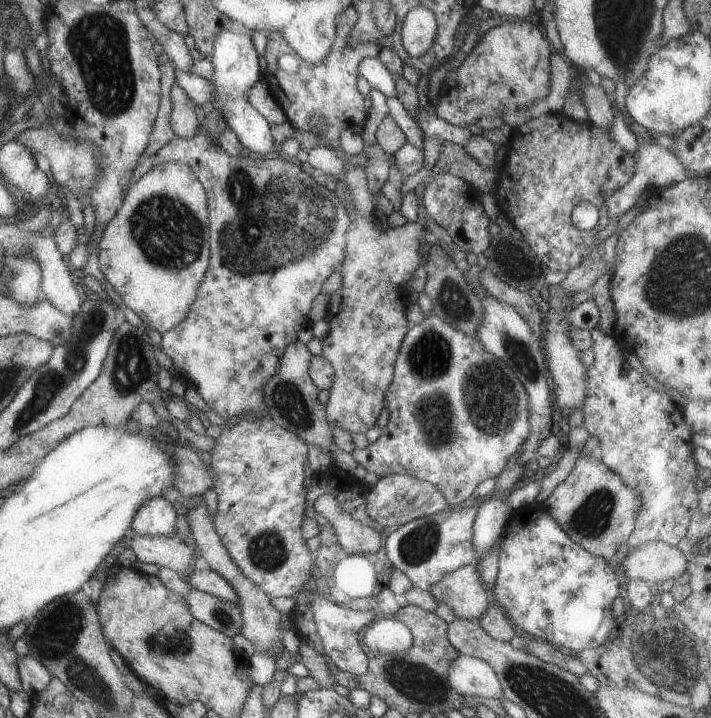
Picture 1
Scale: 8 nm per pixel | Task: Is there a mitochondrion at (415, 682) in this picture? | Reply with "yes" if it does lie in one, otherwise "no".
yes

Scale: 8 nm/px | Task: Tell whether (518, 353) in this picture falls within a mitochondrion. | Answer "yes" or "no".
yes

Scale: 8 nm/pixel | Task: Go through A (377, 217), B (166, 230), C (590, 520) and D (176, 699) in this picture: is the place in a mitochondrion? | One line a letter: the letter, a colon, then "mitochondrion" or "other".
A: other
B: mitochondrion
C: mitochondrion
D: other

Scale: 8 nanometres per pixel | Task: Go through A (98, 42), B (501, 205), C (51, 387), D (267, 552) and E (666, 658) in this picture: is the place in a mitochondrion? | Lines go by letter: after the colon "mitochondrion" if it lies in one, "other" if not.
A: mitochondrion
B: other
C: mitochondrion
D: mitochondrion
E: mitochondrion

